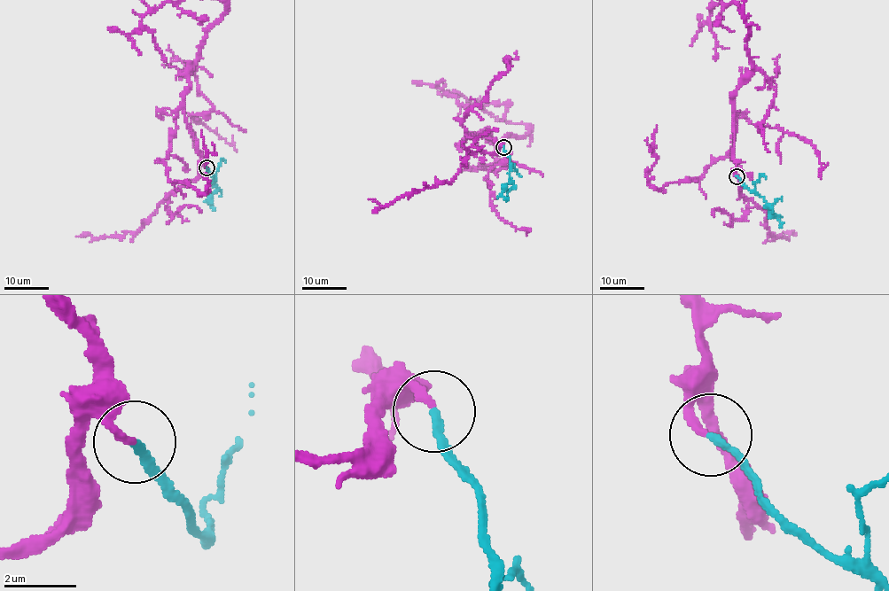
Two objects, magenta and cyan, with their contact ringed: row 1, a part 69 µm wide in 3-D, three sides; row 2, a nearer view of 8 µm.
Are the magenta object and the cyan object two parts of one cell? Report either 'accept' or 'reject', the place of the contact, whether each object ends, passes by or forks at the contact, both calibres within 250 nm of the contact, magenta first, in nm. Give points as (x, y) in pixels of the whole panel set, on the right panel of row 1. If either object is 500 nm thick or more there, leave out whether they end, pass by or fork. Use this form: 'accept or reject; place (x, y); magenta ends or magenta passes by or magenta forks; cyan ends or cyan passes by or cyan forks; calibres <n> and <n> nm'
accept; place (736, 176); magenta ends; cyan ends; calibres 220 and 200 nm

